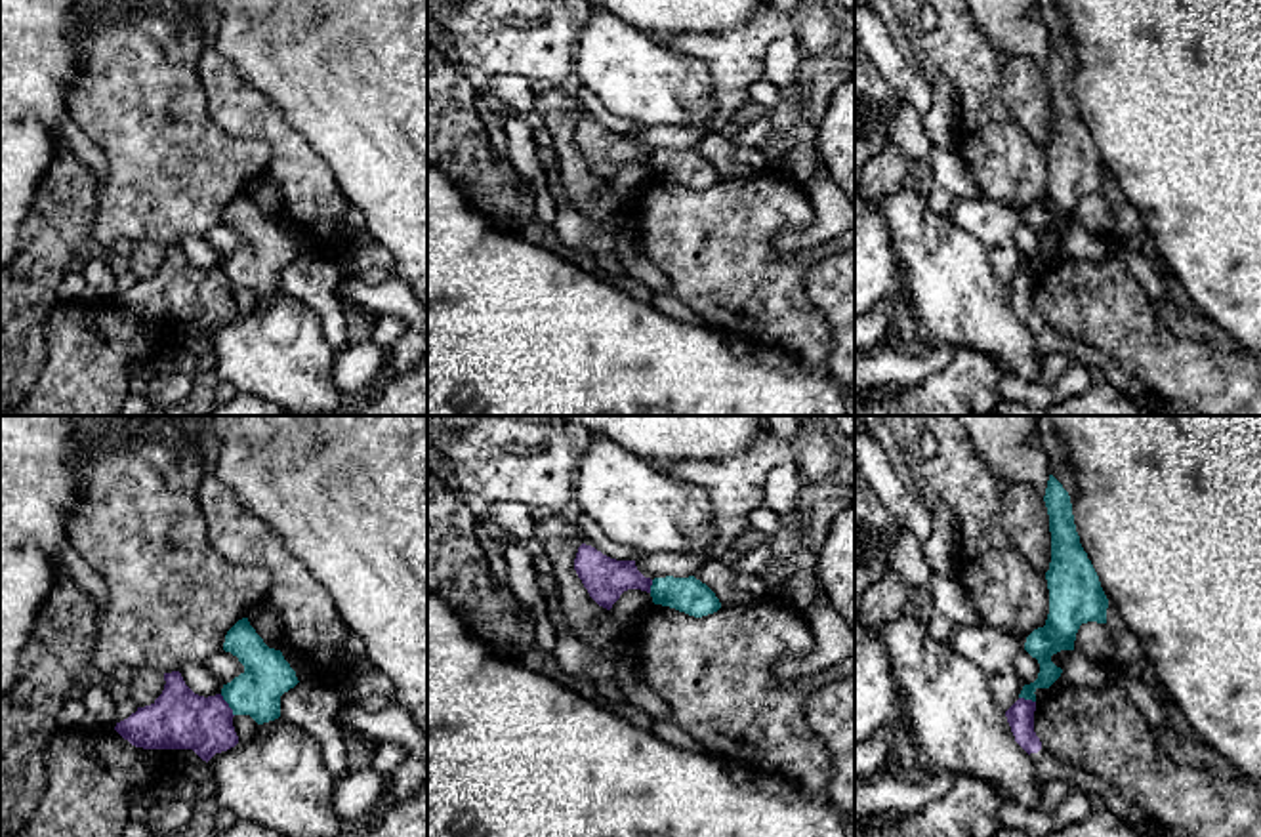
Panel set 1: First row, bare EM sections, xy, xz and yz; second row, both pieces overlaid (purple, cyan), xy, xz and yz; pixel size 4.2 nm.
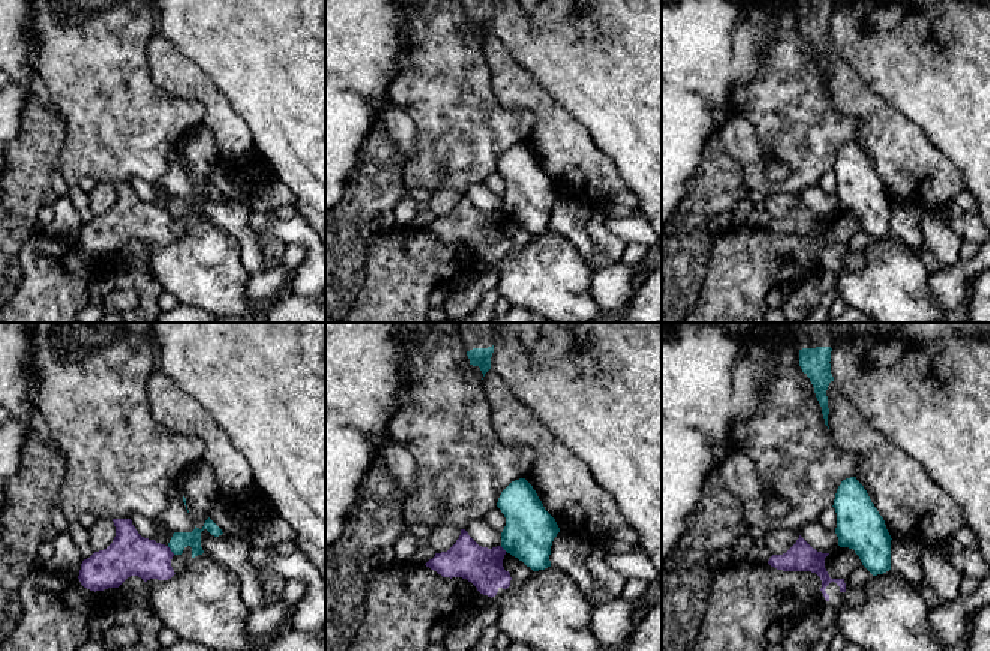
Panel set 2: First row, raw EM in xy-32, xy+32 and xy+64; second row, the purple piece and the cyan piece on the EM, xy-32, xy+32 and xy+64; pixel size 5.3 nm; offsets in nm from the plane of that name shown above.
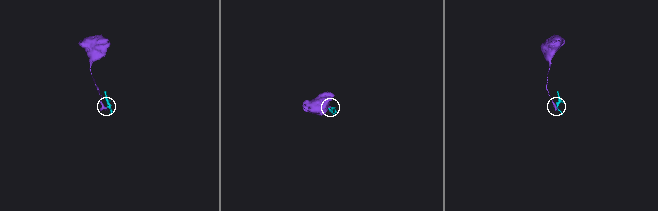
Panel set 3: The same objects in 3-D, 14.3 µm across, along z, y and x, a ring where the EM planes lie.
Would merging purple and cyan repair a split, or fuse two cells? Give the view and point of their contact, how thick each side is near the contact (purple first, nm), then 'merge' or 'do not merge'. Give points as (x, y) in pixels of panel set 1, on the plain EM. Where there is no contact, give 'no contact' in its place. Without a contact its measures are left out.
meets purple in xy at (227, 279); 260 nm thick on the purple side, 200 nm on the other; do not merge

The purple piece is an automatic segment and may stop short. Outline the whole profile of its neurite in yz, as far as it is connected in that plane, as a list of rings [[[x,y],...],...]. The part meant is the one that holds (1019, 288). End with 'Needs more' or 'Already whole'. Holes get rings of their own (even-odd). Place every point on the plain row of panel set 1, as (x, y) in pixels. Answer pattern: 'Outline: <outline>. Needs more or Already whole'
Outline: [[[1019,271],[1005,284],[1005,290],[1015,315],[1030,328],[1036,349],[1042,357],[1047,353],[1070,355],[1087,370],[1101,368],[1105,372],[1105,381],[1127,395],[1139,408],[1156,402],[1147,385],[1137,376],[1126,372],[1112,357],[1084,341],[1068,339],[1066,336],[1059,334],[1047,320],[1044,320],[1034,305],[1034,284],[1036,275]]]. Needs more

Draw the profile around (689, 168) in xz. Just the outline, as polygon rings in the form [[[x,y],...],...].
[[[694,149],[654,151],[651,170],[654,177],[670,179],[694,191],[713,187],[721,181],[715,166]]]

